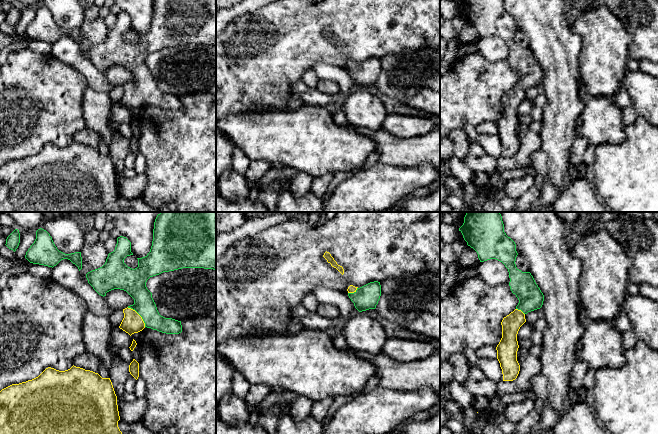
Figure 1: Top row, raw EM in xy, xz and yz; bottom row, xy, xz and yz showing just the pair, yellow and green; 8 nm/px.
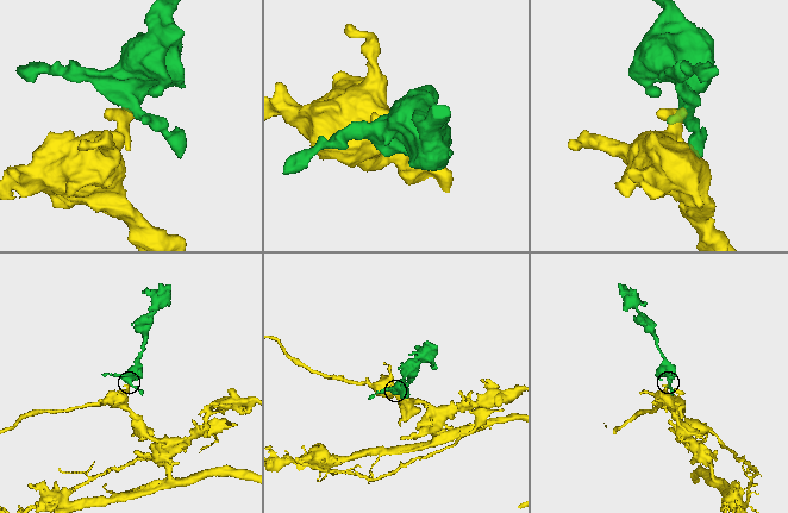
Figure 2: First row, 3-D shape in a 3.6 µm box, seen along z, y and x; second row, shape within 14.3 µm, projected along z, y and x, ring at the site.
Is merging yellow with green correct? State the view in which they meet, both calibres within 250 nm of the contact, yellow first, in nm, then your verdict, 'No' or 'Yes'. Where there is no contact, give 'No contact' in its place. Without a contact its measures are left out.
Touches yellow in xy. Thickness 160 nm (yellow) against 180 nm. Yes

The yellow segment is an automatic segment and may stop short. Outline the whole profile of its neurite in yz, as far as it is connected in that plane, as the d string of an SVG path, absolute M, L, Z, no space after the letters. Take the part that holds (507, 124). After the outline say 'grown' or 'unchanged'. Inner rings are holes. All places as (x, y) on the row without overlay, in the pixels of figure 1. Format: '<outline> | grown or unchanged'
M463 0L459 7L467 21L477 28L480 38L496 35L508 45L509 62L519 79L501 98L502 114L496 126L503 157L513 157L520 147L517 137L518 107L526 98L525 91L542 83L544 71L531 49L516 43L516 20L504 8L504 0Z | grown

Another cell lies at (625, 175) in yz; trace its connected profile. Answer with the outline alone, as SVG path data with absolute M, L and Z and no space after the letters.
M642 115L624 127L625 140L620 144L596 146L594 162L594 190L606 202L610 212L658 212L658 127L649 124Z

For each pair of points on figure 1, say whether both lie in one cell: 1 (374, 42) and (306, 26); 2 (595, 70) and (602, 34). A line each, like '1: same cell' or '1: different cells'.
1: same cell
2: same cell

